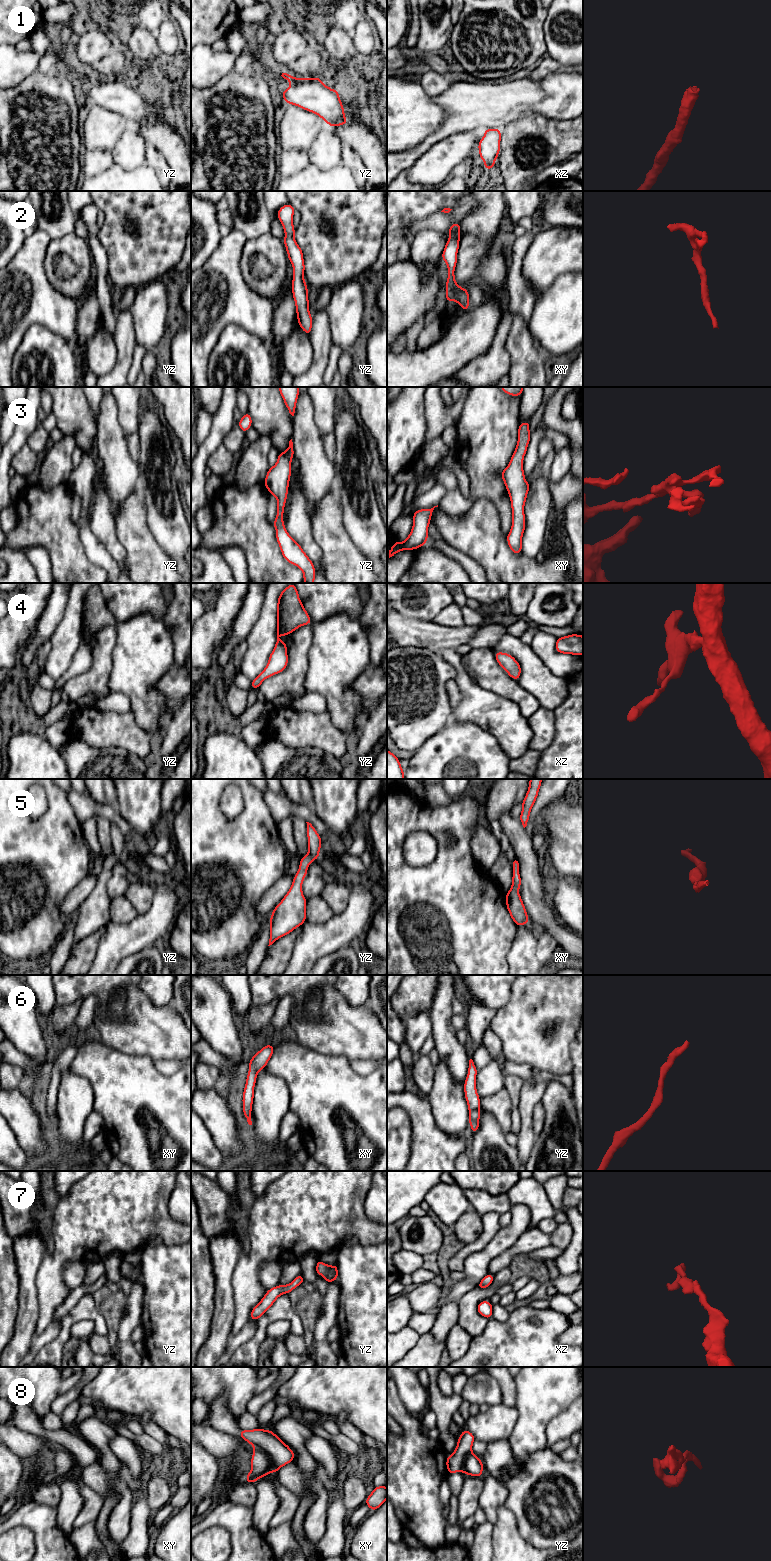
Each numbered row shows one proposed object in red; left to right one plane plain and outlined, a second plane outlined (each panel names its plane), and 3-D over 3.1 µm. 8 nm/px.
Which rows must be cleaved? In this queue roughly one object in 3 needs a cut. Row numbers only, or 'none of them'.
8

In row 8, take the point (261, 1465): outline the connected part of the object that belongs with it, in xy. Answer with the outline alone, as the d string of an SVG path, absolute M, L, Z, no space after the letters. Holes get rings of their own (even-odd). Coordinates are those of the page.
M258 1448L253 1449L251 1465L251 1471L246 1474L247 1483L255 1483L258 1479L272 1473L272 1465L269 1456Z

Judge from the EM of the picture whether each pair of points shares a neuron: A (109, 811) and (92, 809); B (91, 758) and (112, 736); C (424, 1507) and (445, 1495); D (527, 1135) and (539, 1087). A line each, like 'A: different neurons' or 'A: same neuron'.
A: same neuron
B: different neurons
C: different neurons
D: same neuron

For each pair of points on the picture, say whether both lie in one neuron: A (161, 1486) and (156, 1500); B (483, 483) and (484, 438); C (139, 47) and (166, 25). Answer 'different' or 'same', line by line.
A: same
B: same
C: different

